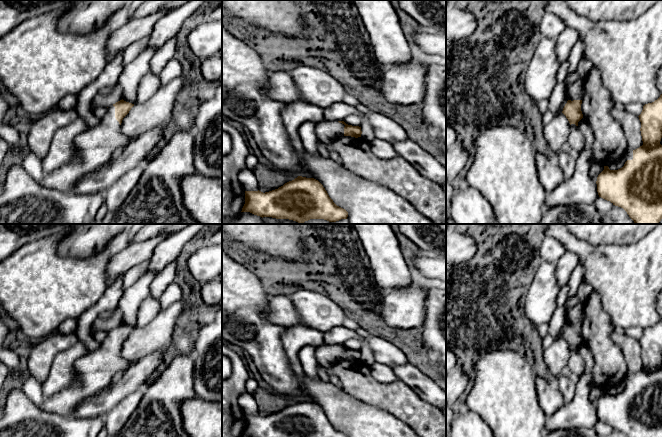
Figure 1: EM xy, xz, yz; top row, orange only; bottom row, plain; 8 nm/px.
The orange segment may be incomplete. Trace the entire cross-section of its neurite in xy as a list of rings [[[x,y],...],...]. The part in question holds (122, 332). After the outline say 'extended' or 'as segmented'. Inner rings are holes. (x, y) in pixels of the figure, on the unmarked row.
[[[123,323],[113,328],[115,331],[115,342],[121,349],[123,342],[129,337],[134,328],[124,325]]]; as segmented

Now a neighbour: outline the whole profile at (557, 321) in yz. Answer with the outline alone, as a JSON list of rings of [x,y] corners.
[[[557,306],[550,322],[548,323],[548,332],[556,341],[559,337],[559,333],[562,330],[566,321],[566,310],[564,306]]]

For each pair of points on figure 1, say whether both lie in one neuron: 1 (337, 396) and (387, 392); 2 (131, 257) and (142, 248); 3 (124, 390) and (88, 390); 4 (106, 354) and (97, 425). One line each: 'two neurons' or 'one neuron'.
1: two neurons
2: one neuron
3: two neurons
4: two neurons

